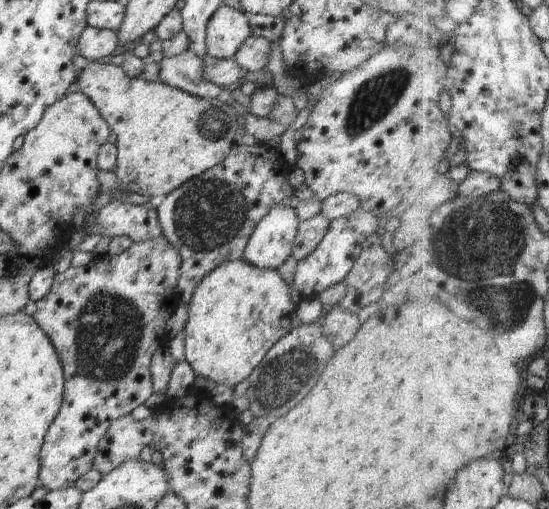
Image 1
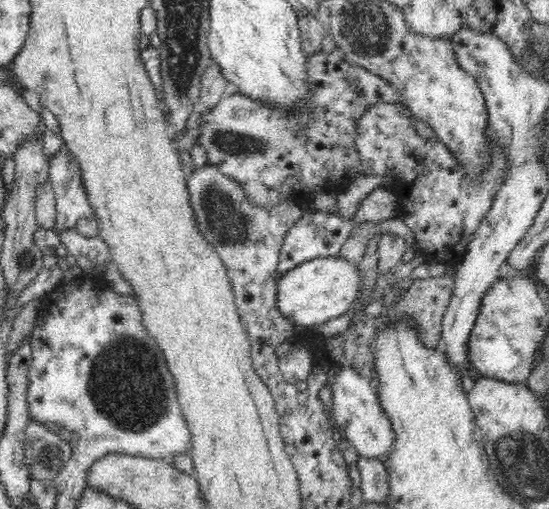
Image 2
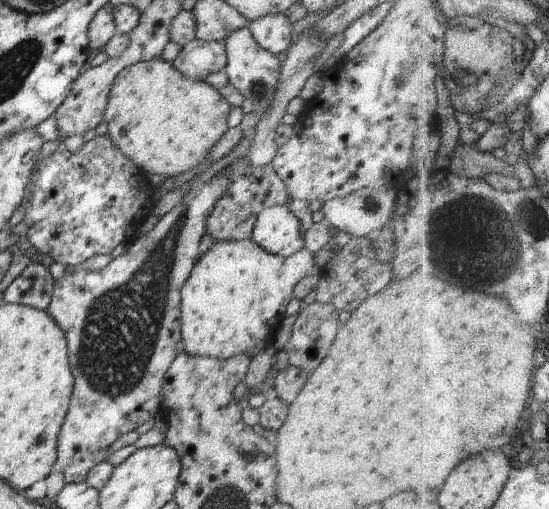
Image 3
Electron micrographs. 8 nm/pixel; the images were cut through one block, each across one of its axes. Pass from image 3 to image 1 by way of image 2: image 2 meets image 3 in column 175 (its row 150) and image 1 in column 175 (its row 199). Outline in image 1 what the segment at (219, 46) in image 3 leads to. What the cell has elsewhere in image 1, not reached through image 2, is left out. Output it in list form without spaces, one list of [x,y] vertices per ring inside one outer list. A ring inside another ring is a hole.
[[[190,50],[173,57],[164,57],[158,63],[160,82],[203,98],[216,100],[222,92],[221,86],[216,86],[204,78],[204,61]]]

